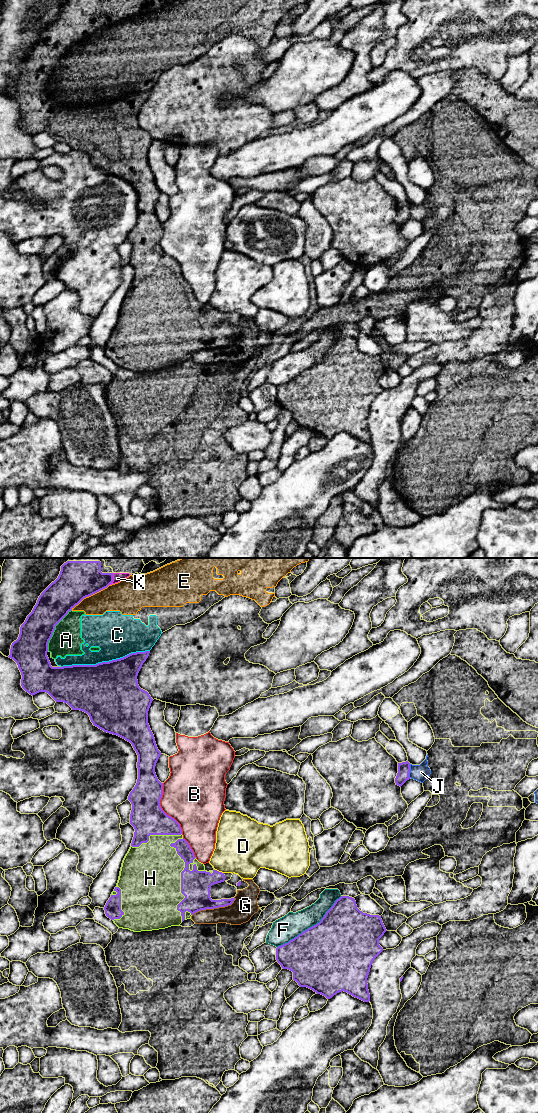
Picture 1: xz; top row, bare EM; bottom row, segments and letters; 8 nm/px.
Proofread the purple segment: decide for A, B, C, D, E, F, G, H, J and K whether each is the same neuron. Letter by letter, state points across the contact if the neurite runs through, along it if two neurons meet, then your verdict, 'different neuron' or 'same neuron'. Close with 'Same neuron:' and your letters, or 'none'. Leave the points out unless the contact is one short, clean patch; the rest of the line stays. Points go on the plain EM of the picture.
A: different neuron
B: different neuron
C: different neuron
D: different neuron
E: different neuron
F: different neuron
G: different neuron
H: same neuron
J: different neuron
K: same neuron
Same neuron: H, K

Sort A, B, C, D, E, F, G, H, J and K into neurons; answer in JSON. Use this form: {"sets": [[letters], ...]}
{"sets": [["A", "C", "E"], ["B"], ["D"], ["F"], ["G", "J"], ["H", "K"]]}

